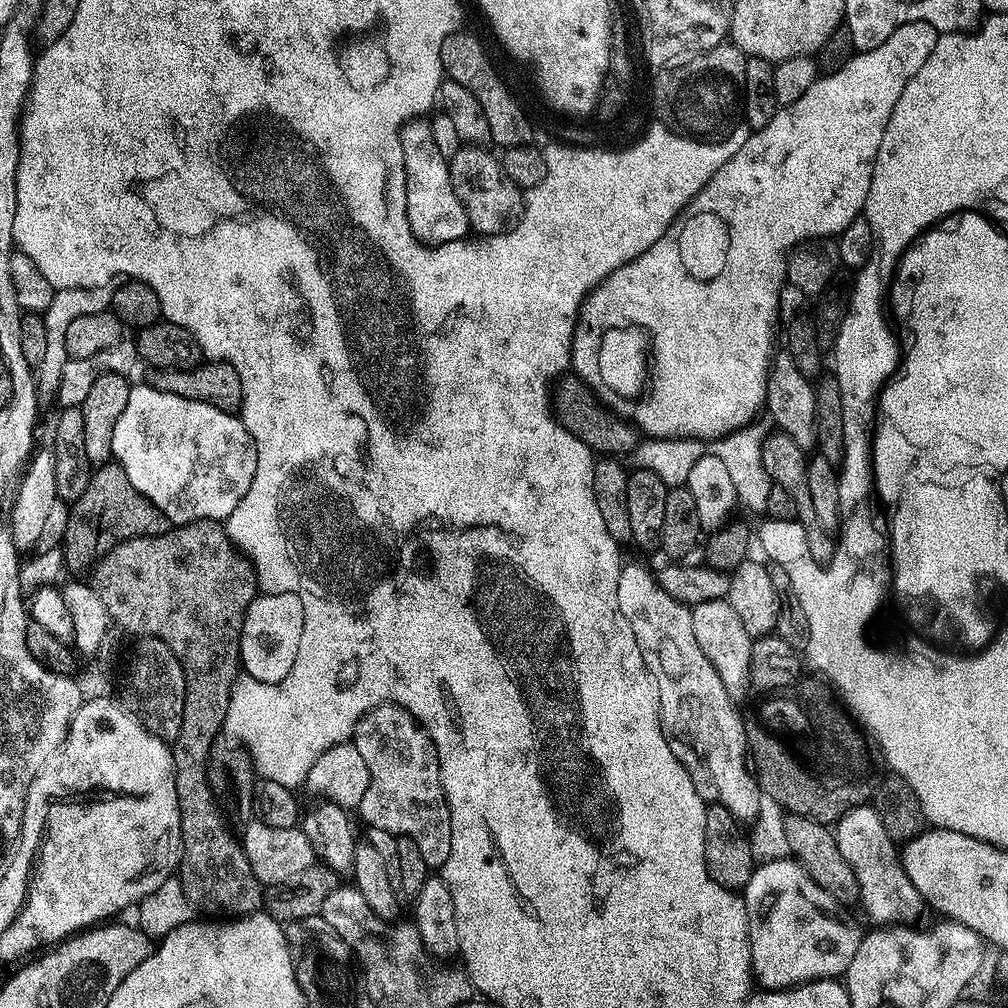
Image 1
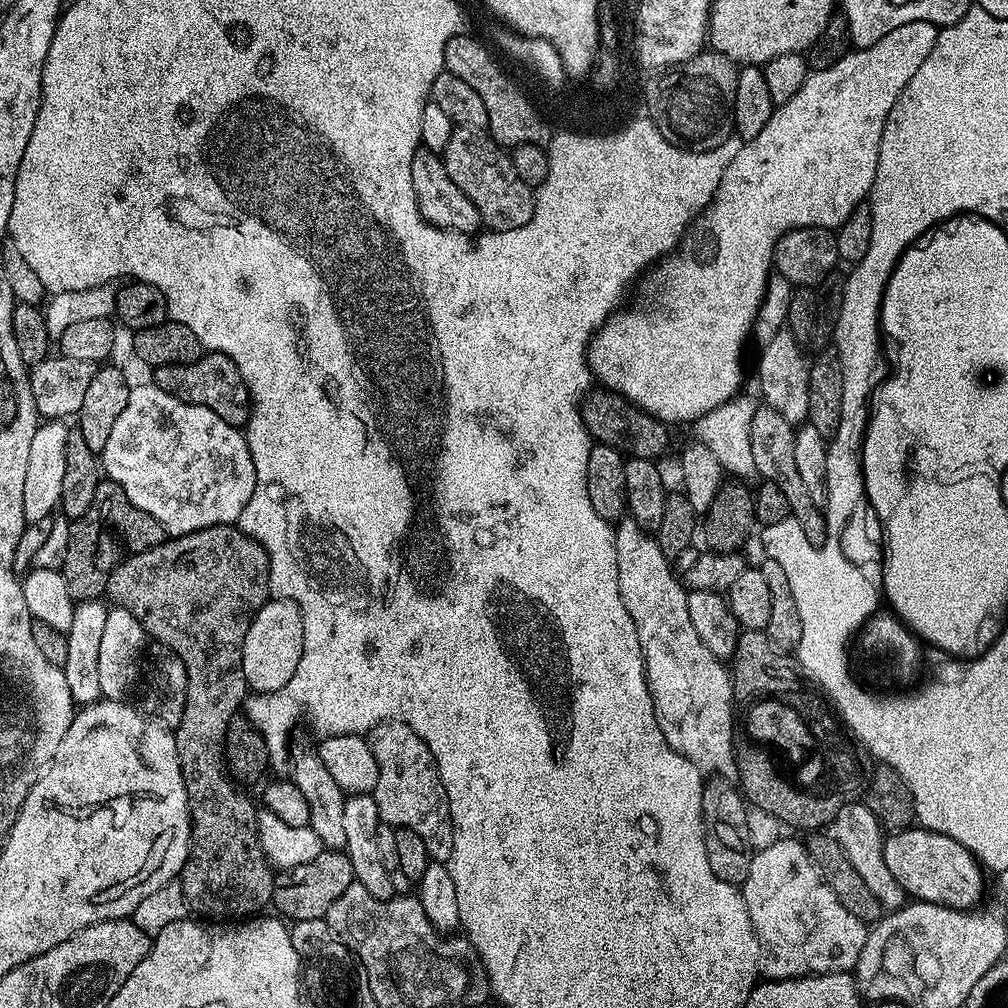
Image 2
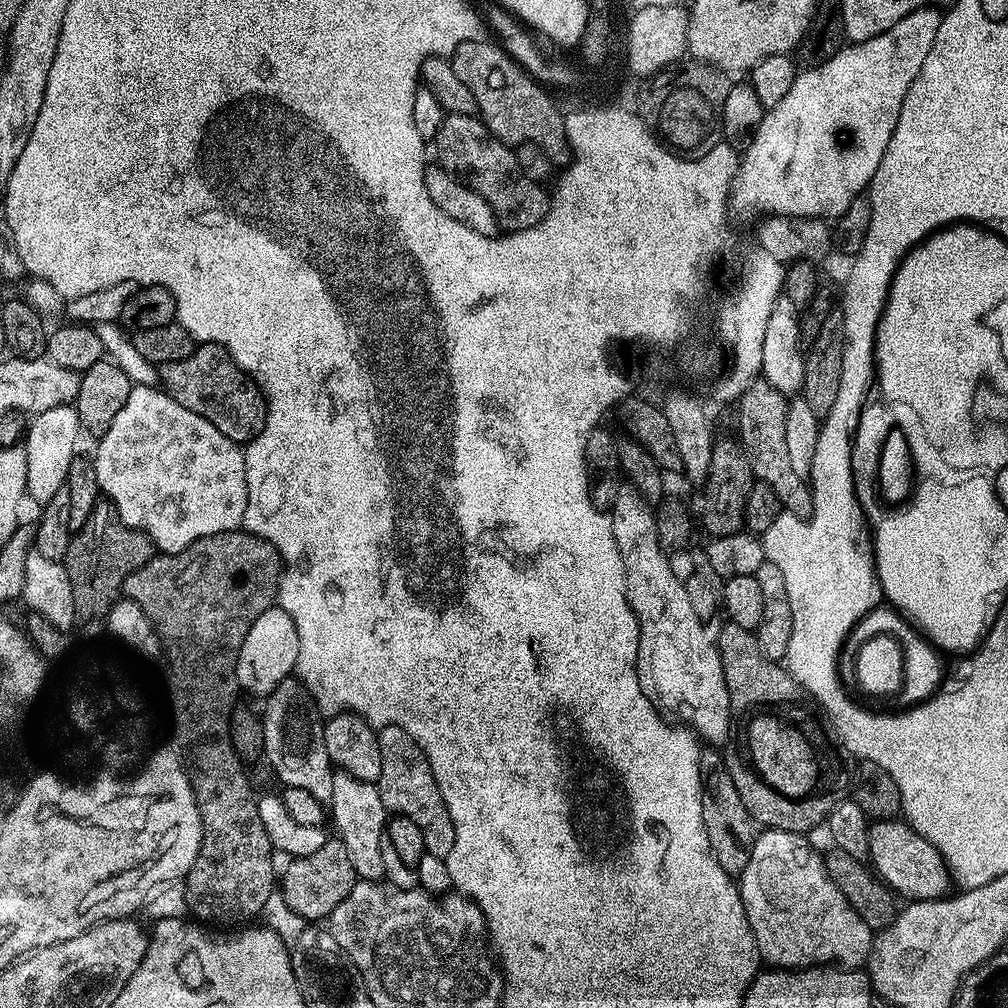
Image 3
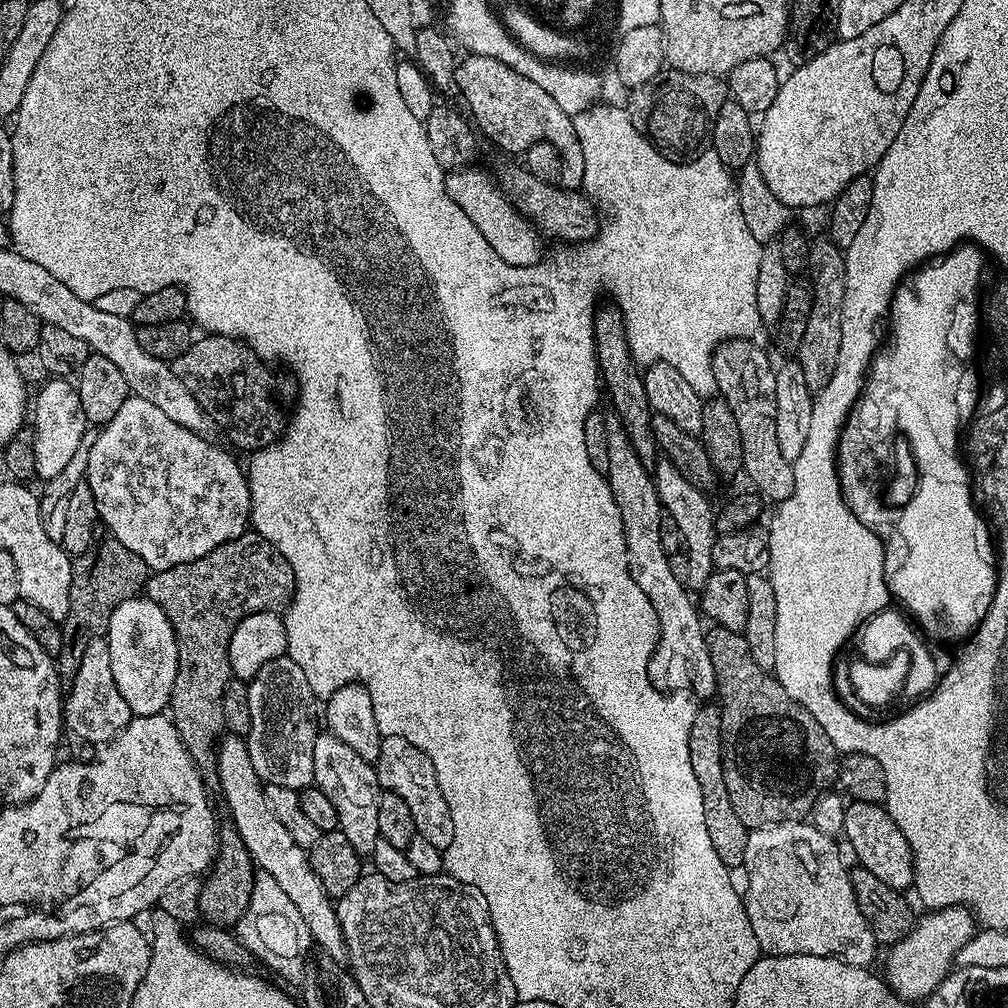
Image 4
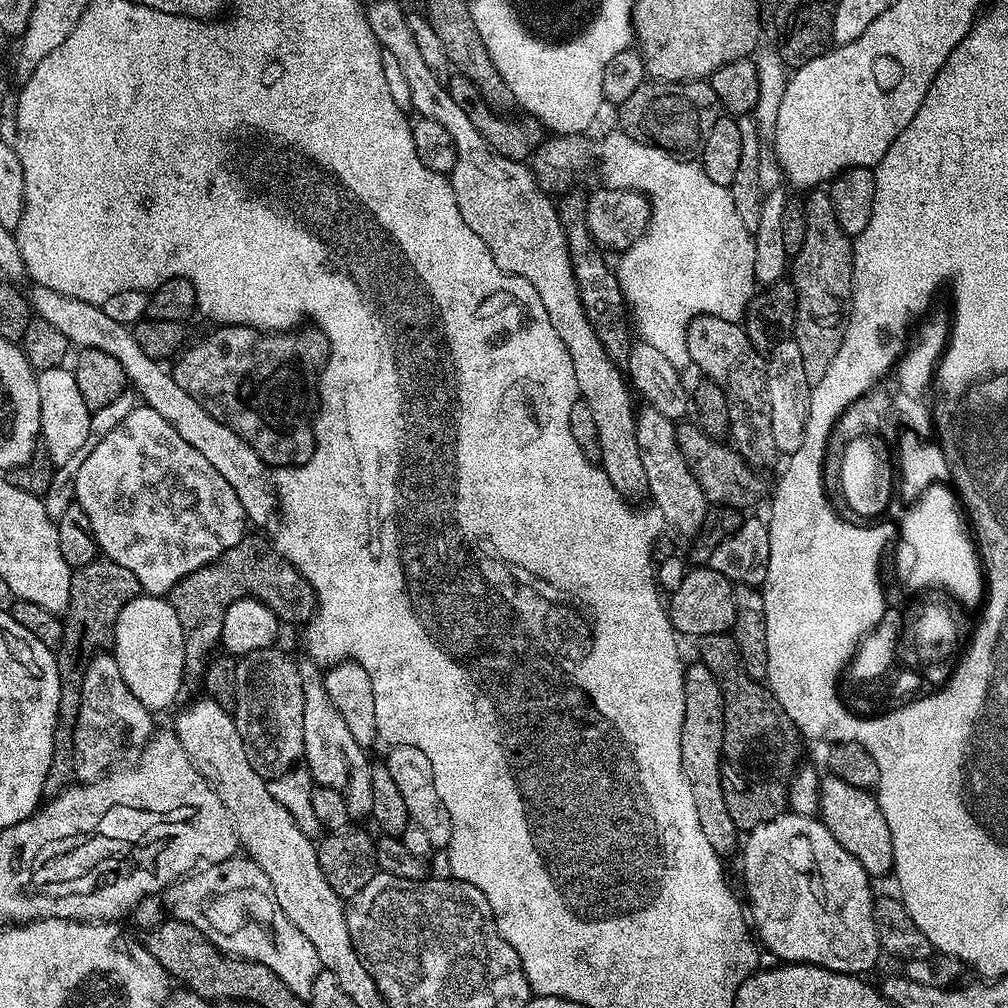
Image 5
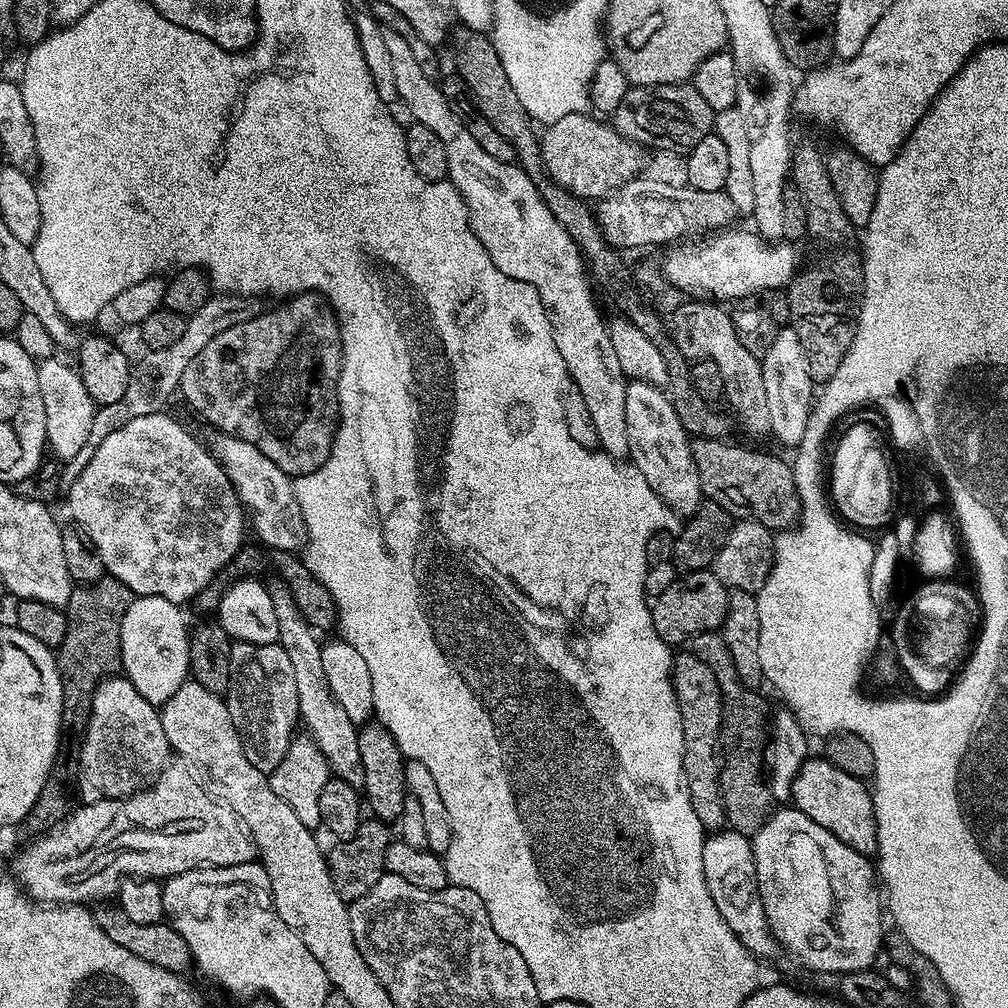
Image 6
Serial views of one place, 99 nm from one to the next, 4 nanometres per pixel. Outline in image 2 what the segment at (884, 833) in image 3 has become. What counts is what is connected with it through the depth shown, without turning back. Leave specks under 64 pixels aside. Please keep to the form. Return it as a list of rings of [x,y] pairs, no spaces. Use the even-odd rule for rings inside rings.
[[[909,826],[885,835],[886,870],[894,874],[909,897],[926,904],[941,904],[943,908],[972,910],[984,892],[982,865],[958,842],[928,828]]]

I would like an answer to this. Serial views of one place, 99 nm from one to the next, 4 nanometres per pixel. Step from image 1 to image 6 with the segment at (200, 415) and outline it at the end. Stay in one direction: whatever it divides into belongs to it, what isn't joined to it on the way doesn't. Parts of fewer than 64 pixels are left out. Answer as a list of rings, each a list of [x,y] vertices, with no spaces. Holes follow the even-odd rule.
[[[167,411],[146,414],[145,417],[134,418],[127,422],[120,430],[114,430],[112,434],[94,452],[90,464],[82,471],[80,477],[74,482],[71,489],[66,492],[68,508],[77,525],[86,533],[92,545],[98,550],[102,558],[107,575],[113,576],[118,582],[122,582],[136,596],[161,596],[170,602],[183,605],[184,600],[191,601],[199,596],[203,588],[209,587],[212,580],[227,564],[231,565],[236,559],[237,552],[241,551],[244,540],[244,524],[246,528],[246,509],[240,503],[238,494],[230,482],[230,478],[224,473],[224,465],[212,455],[207,447],[204,448],[175,420],[167,416]]]

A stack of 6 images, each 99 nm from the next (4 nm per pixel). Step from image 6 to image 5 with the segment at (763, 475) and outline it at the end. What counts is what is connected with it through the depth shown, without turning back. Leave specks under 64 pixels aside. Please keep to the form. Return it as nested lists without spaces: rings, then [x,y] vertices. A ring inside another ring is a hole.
[[[688,423],[676,424],[678,450],[682,450],[682,458],[686,458],[694,478],[698,478],[698,486],[702,486],[704,497],[712,504],[724,504],[741,510],[747,510],[751,504],[758,503],[768,488],[767,482],[760,477],[763,475],[737,454],[731,443],[707,436],[699,423]]]

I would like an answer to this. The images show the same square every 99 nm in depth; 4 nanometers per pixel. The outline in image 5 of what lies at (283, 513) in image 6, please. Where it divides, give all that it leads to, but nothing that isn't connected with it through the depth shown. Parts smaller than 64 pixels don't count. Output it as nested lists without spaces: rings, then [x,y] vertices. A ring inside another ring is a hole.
[[[36,284],[33,289],[30,292],[30,303],[33,313],[39,319],[62,330],[69,342],[73,345],[80,344],[81,349],[93,348],[106,350],[106,354],[114,354],[139,399],[147,407],[162,414],[162,418],[166,418],[166,422],[170,422],[170,426],[174,426],[174,430],[178,430],[178,434],[182,434],[182,438],[186,438],[186,442],[190,442],[190,446],[194,446],[194,450],[198,450],[198,454],[202,454],[202,458],[206,458],[206,462],[210,462],[210,466],[214,466],[214,470],[218,470],[218,474],[222,474],[222,478],[226,478],[230,486],[234,486],[234,494],[238,494],[238,502],[242,502],[245,517],[256,524],[271,522],[272,515],[277,515],[278,501],[263,458],[245,440],[238,438],[238,434],[234,434],[230,426],[218,422],[218,418],[214,418],[203,406],[194,402],[194,398],[190,398],[190,394],[186,394],[186,390],[182,390],[182,386],[174,382],[171,371],[161,361],[150,358],[150,354],[146,354],[142,346],[138,346],[129,325],[112,321],[104,313],[103,307],[63,296],[41,284]]]

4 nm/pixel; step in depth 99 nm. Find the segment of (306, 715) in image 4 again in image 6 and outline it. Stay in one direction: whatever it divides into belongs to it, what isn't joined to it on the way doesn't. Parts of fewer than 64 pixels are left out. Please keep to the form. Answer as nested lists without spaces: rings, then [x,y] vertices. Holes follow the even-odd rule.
[[[279,642],[275,644],[233,643],[230,654],[230,686],[226,693],[226,703],[230,718],[246,750],[246,758],[250,758],[250,766],[258,766],[258,770],[265,774],[272,773],[278,766],[278,762],[286,758],[286,750],[290,750],[298,732],[296,724],[298,728],[301,723],[298,682],[294,682],[294,665],[290,663],[290,654],[282,650]]]

